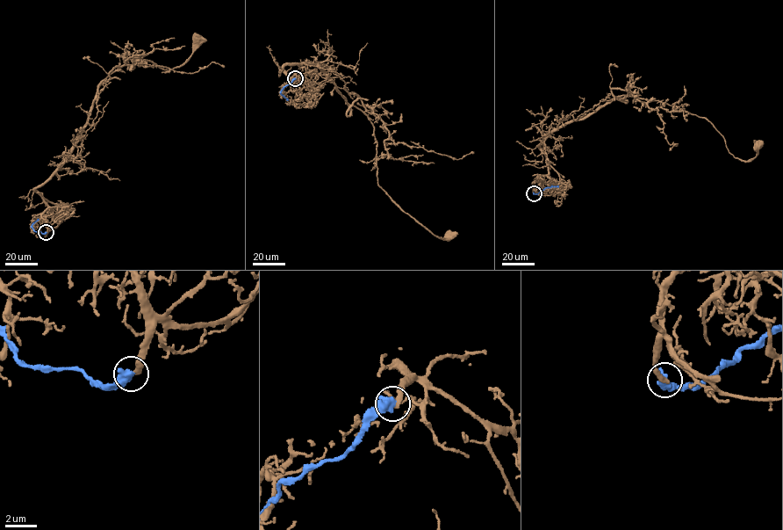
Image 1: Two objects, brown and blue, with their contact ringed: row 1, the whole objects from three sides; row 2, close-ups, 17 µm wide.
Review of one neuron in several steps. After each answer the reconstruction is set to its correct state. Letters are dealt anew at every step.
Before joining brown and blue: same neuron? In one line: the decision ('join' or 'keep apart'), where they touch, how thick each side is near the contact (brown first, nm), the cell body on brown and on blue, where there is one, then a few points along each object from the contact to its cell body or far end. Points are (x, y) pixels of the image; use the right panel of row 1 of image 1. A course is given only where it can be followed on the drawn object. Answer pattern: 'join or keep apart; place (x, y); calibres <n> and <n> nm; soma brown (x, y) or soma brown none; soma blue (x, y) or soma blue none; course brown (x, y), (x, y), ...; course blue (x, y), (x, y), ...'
keep apart; place (534, 193); calibres 360 and 600 nm; soma brown (758, 145); soma blue none; course brown (534, 193), (548, 173), (539, 144), (617, 97), (704, 118), (746, 162), (758, 144); course blue (534, 193), (558, 185)

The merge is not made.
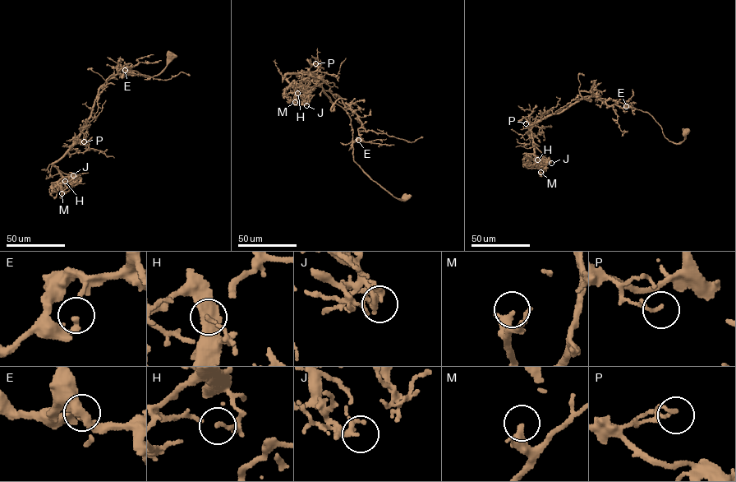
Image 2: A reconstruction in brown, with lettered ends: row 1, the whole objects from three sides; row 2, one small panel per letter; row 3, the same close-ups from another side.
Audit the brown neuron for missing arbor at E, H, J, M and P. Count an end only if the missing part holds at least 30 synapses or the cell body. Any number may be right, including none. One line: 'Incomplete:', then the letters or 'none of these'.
Incomplete: H, M

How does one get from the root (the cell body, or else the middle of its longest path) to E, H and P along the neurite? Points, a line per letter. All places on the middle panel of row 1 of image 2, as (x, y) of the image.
E: (404, 198), (402, 201), (393, 196), (370, 179), (354, 161), (352, 143), (358, 140)
H: (404, 198), (393, 196), (354, 161), (350, 117), (315, 78), (304, 73), (287, 74), (297, 93)
P: (404, 198), (402, 201), (393, 196), (354, 161), (350, 117), (331, 101), (310, 74), (318, 68), (315, 63)

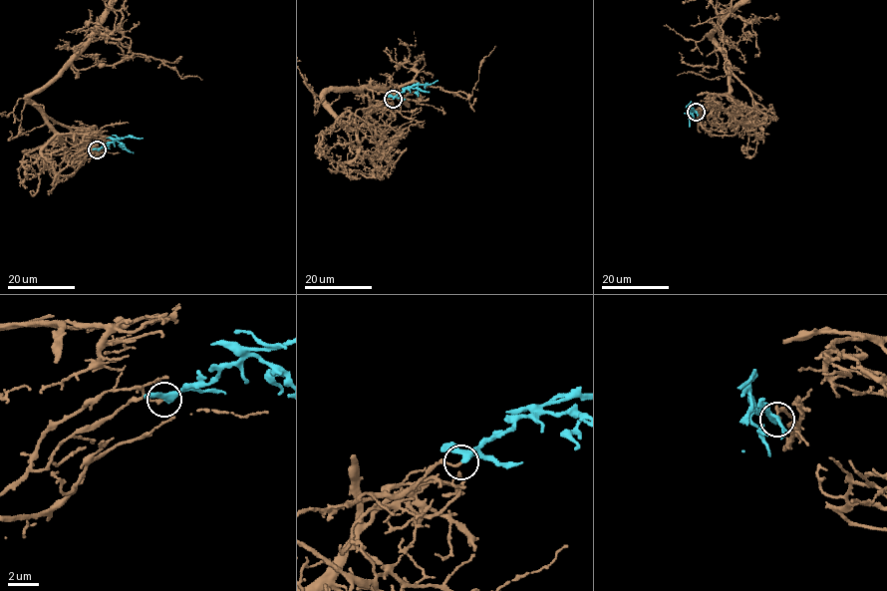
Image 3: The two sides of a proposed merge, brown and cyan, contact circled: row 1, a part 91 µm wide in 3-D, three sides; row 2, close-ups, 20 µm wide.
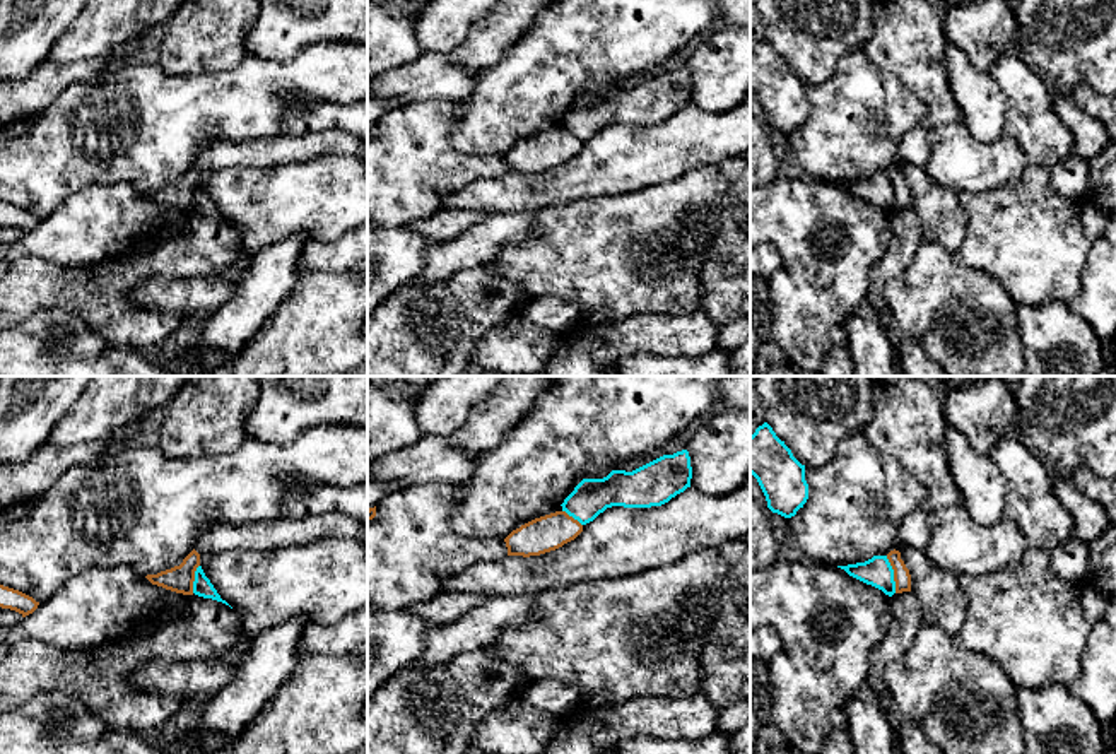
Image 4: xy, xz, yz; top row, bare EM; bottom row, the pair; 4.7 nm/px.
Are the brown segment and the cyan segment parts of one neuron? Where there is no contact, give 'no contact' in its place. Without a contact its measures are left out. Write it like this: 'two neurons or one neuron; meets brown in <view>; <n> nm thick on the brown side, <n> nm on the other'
two neurons; meets brown in yz; 80 nm thick on the brown side, 140 nm on the other

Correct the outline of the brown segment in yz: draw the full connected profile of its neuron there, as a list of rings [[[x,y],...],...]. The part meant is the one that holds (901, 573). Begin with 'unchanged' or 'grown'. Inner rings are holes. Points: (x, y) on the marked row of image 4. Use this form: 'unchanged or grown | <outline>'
unchanged | [[[890,551],[887,559],[894,569],[896,593],[911,592],[911,574],[899,551]]]

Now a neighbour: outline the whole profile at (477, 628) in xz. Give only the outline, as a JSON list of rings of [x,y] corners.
[[[535,593],[489,597],[460,621],[432,627],[427,633],[426,648],[414,665],[432,667],[460,653],[484,650],[501,629],[530,621],[535,607]]]

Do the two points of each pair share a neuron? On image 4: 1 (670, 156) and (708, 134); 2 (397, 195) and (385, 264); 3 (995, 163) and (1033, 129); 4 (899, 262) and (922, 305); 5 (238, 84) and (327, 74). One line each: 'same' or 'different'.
1: same
2: different
3: different
4: different
5: same

